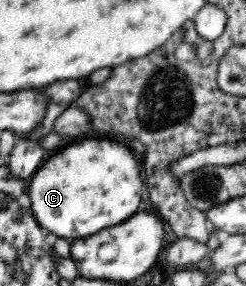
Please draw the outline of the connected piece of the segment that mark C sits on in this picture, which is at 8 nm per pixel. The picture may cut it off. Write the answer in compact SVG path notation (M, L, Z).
M79 138L72 142L70 145L63 147L61 152L57 152L57 150L48 154L46 162L33 174L30 178L30 184L27 187L27 195L29 199L31 199L31 213L35 218L35 221L40 224L41 227L45 228L45 230L49 230L49 232L53 232L56 234L58 238L62 239L80 239L87 238L88 236L97 234L98 232L105 231L108 228L113 228L115 225L121 224L125 222L125 220L129 220L129 218L133 218L135 214L137 214L137 210L139 210L139 204L144 200L143 198L143 190L146 187L146 182L141 178L140 162L138 162L138 157L135 152L131 152L129 148L125 148L125 146L121 146L121 144L117 144L117 142L109 142L109 140L98 140L98 139L84 139Z

